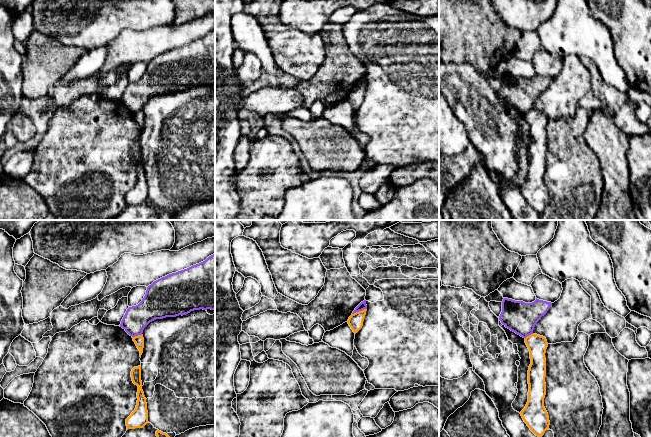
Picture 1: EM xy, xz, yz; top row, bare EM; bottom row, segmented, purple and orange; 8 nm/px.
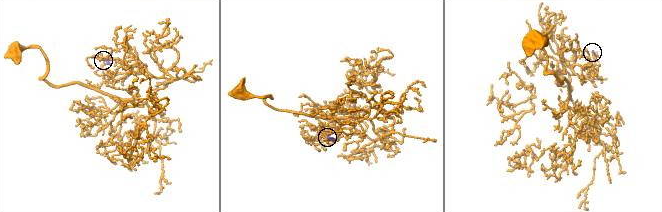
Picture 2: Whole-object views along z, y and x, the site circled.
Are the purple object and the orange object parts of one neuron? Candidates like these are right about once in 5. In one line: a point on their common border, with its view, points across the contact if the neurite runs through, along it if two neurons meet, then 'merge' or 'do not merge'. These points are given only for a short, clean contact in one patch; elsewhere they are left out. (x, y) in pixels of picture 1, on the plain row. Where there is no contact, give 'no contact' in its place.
xz (359, 86) | along xz (366, 84), (352, 90) | do not merge

